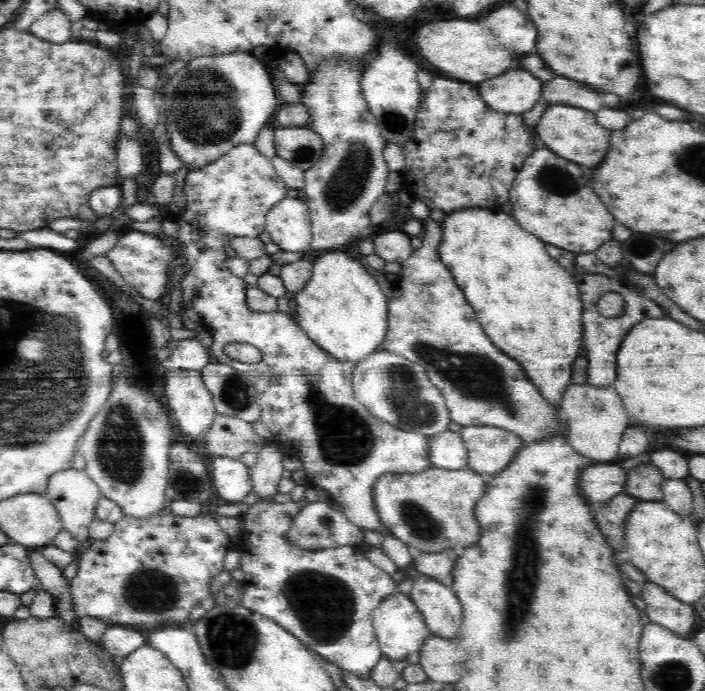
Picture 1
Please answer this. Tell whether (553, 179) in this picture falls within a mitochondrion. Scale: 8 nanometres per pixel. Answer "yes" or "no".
yes

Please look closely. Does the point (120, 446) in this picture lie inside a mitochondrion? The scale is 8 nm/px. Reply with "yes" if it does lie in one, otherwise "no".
yes

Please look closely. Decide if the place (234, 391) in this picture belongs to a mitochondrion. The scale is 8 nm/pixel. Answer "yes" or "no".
yes

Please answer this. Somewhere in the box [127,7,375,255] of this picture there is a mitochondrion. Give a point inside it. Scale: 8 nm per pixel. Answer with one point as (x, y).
(206, 113)

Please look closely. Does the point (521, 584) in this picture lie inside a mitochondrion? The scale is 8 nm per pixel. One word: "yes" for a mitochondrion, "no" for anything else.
yes

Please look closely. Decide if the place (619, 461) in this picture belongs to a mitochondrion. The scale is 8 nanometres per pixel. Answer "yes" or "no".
no

